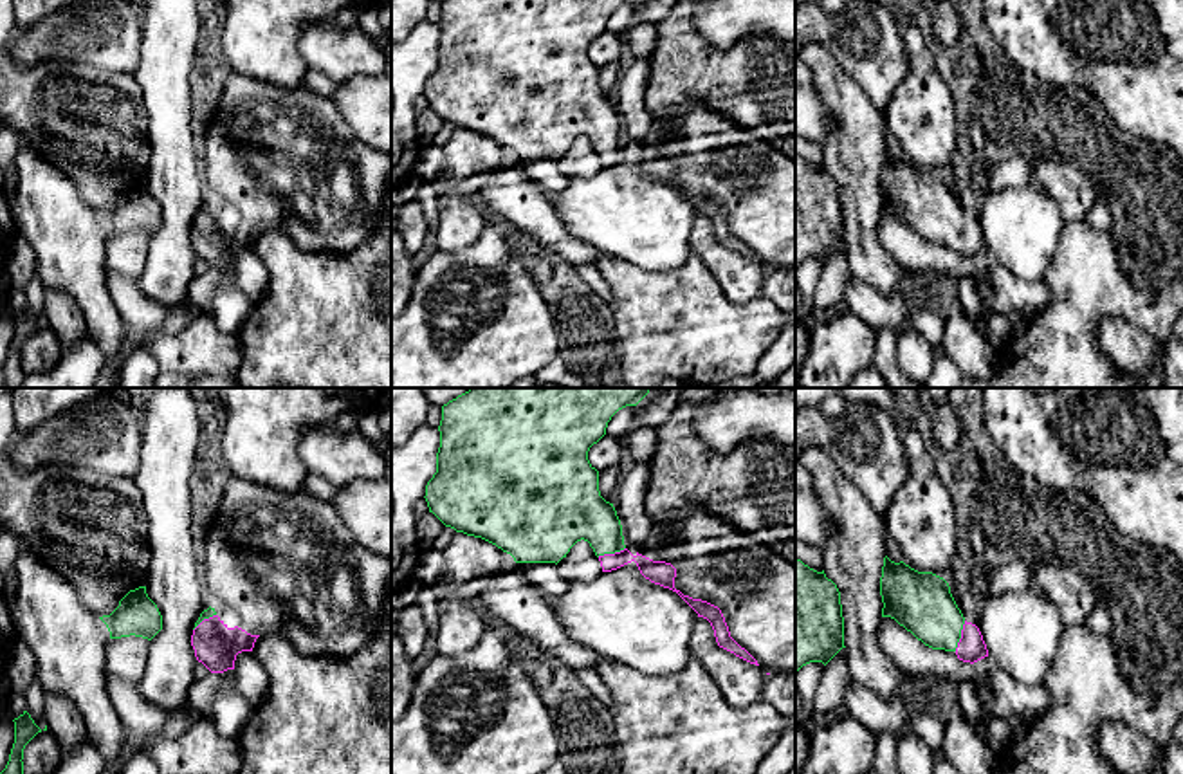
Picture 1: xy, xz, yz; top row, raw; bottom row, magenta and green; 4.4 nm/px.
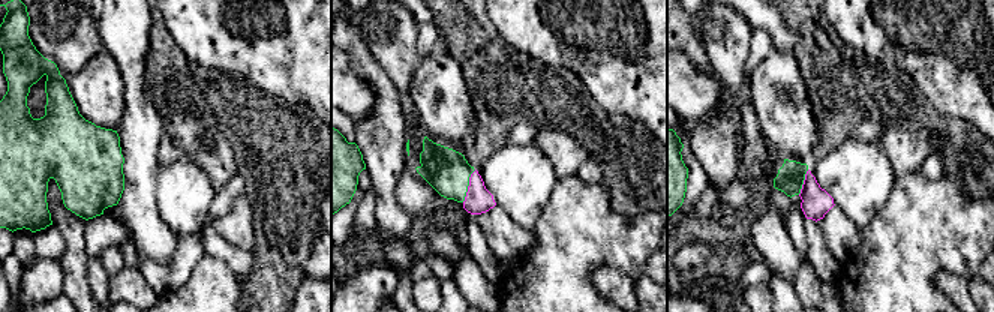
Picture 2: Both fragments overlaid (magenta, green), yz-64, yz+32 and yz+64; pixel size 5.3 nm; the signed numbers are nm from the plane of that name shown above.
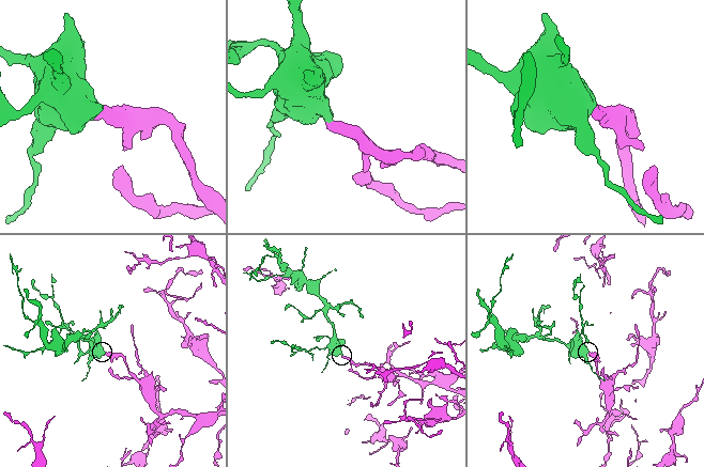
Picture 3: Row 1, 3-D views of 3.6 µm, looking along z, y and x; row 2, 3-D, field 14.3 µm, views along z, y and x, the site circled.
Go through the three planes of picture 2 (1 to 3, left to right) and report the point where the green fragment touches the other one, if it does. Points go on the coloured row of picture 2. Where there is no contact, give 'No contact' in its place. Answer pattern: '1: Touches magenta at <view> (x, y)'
1: No contact
2: Touches magenta at yz+32 (468, 186)
3: Touches magenta at yz+64 (804, 182)

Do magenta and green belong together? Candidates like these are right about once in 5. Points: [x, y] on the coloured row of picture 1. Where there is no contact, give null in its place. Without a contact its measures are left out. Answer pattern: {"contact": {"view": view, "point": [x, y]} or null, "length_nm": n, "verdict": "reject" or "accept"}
{"contact": {"view": "yz", "point": [962, 635]}, "length_nm": 140, "verdict": "accept"}

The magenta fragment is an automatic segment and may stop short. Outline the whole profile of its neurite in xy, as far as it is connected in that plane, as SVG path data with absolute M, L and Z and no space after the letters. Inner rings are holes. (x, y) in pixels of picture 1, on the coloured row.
M207 608L195 622L191 646L195 657L211 673L224 673L234 669L236 655L242 651L252 651L260 635L251 635L245 630L234 626L229 628L215 612Z

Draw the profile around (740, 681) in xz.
M703 617L694 622L691 651L711 671L727 704L750 707L761 700L766 671L720 648L711 622Z

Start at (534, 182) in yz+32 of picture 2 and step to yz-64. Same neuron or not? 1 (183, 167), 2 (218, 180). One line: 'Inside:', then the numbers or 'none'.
Inside: 1

